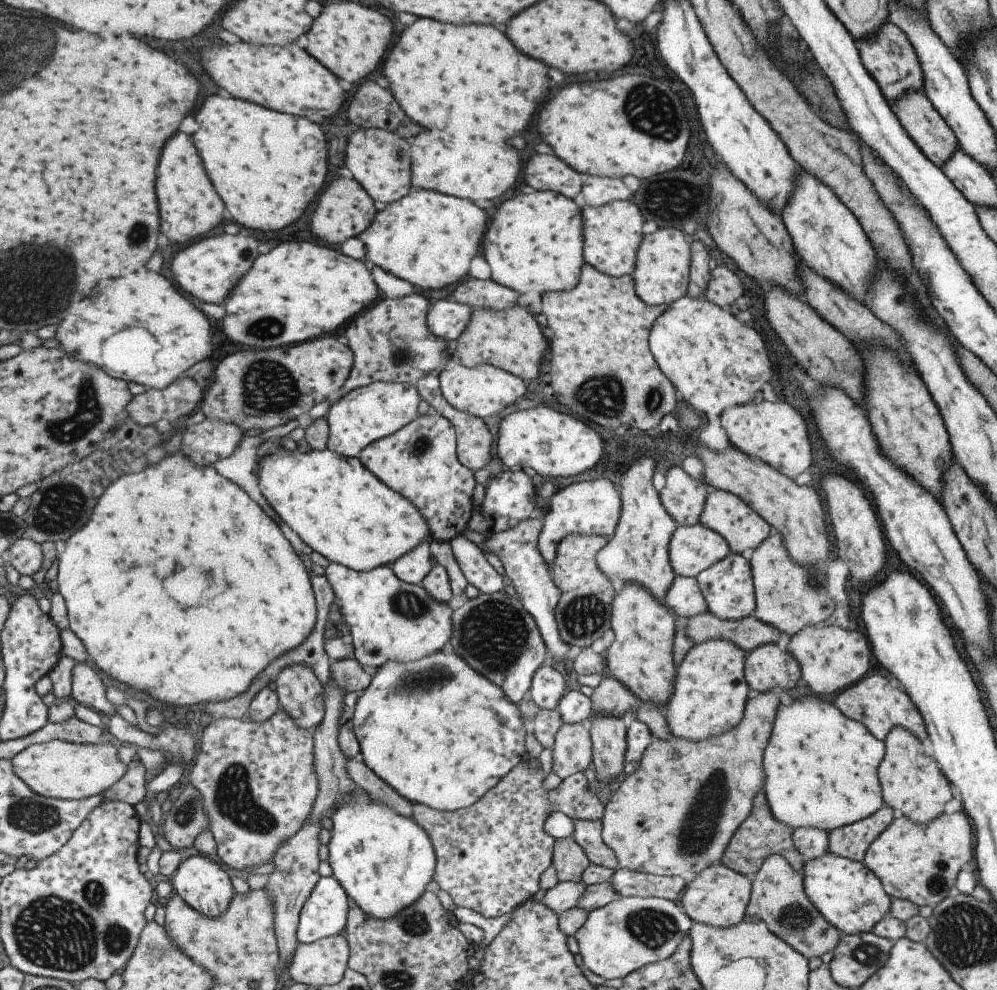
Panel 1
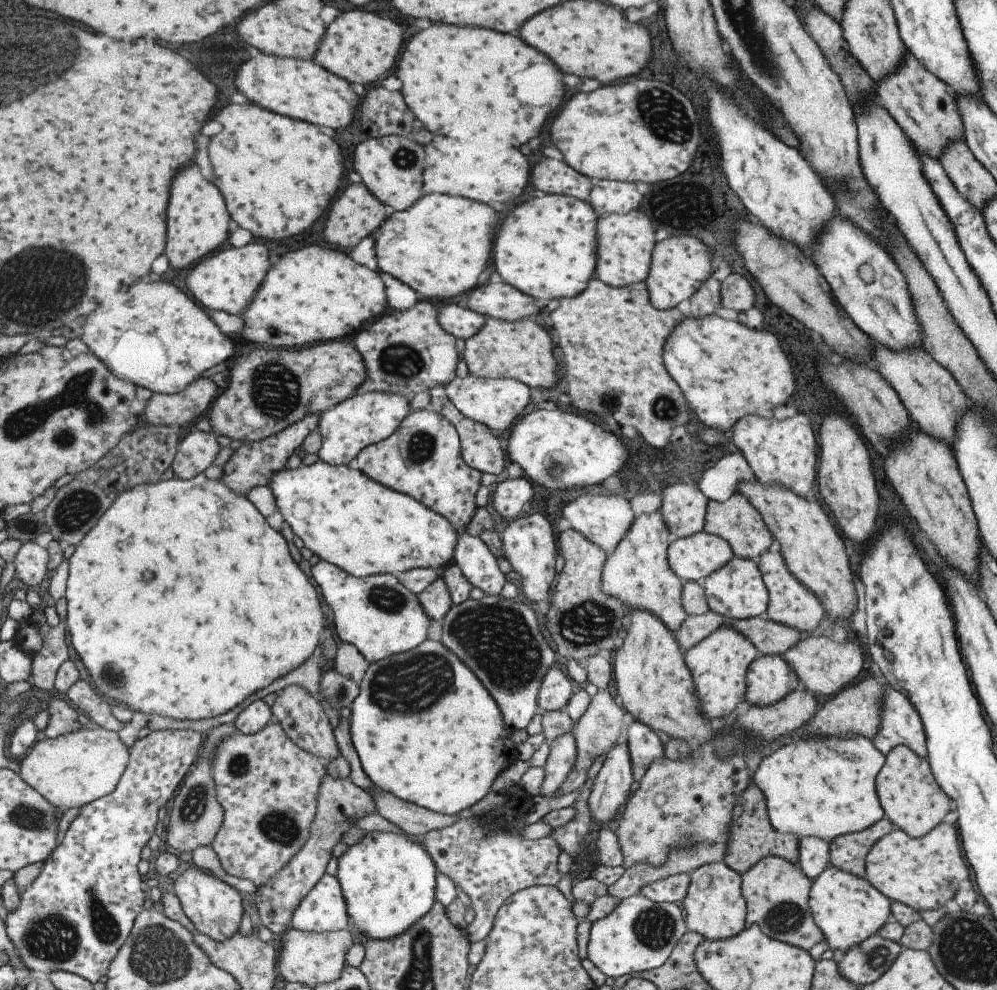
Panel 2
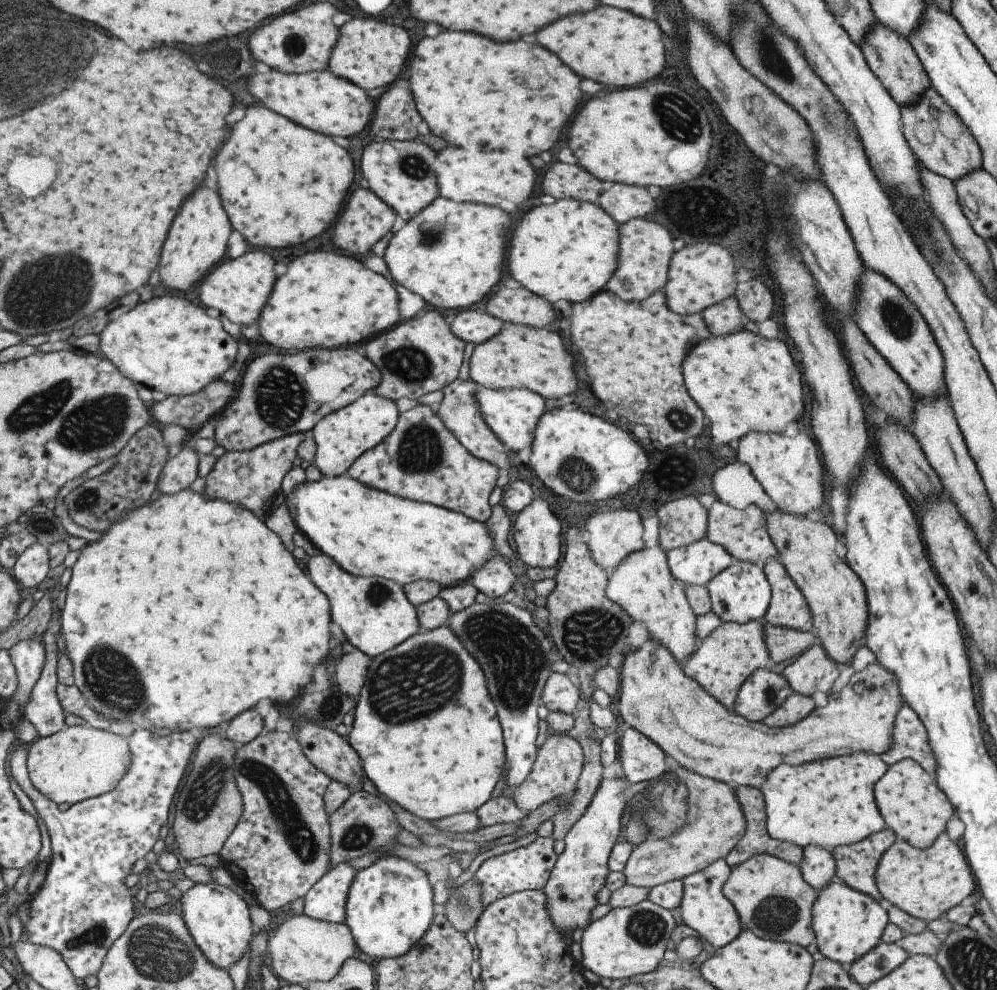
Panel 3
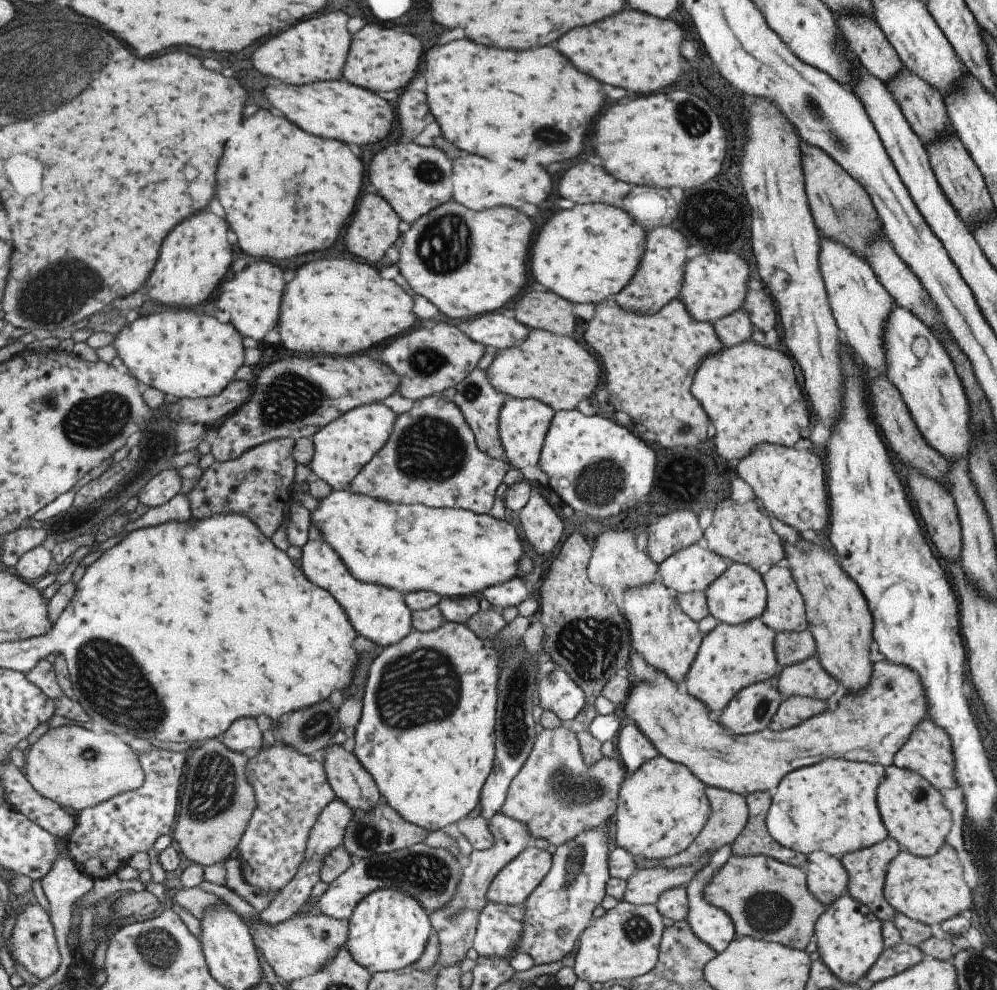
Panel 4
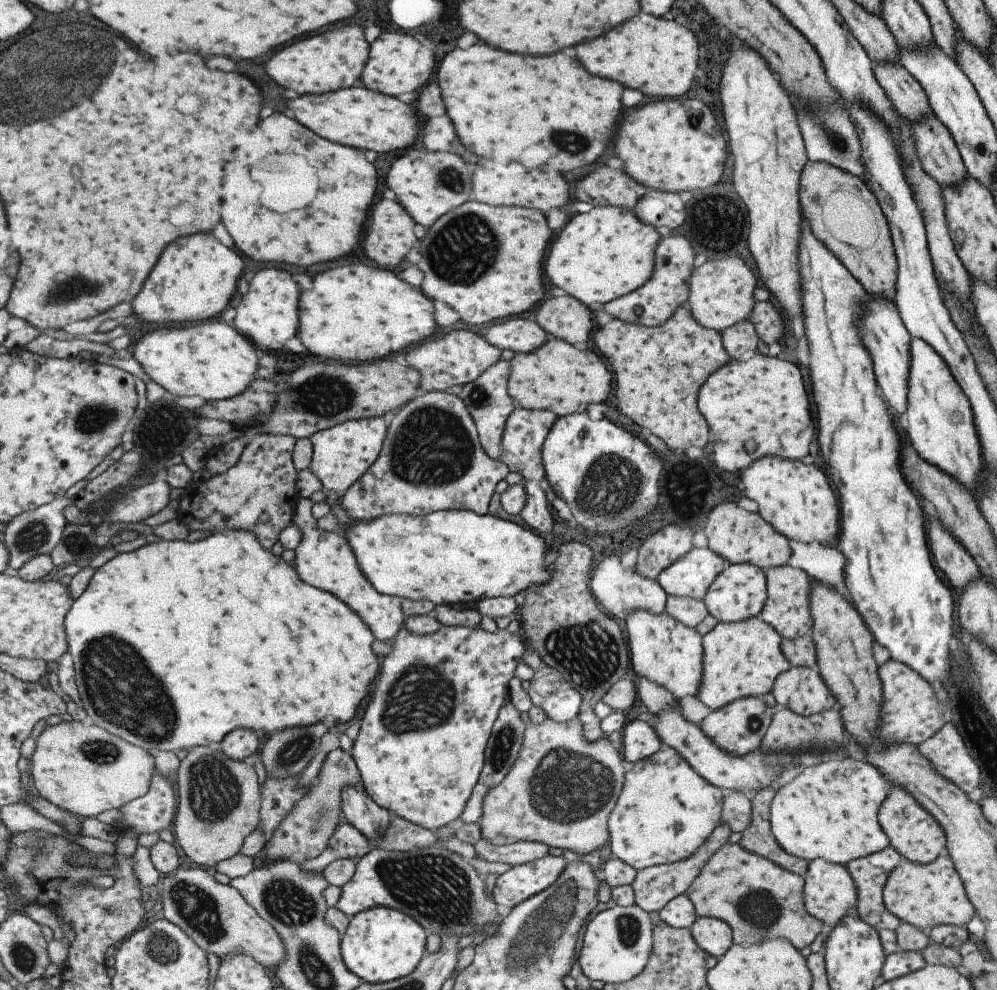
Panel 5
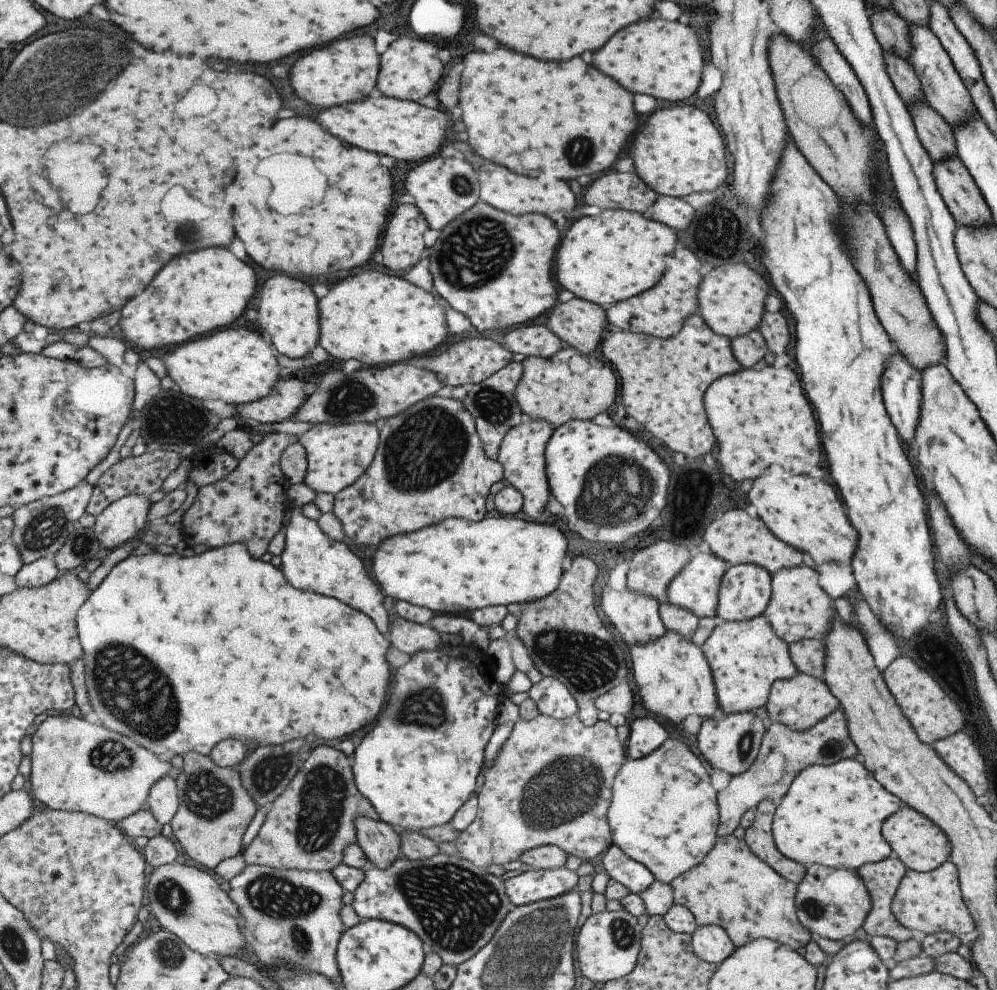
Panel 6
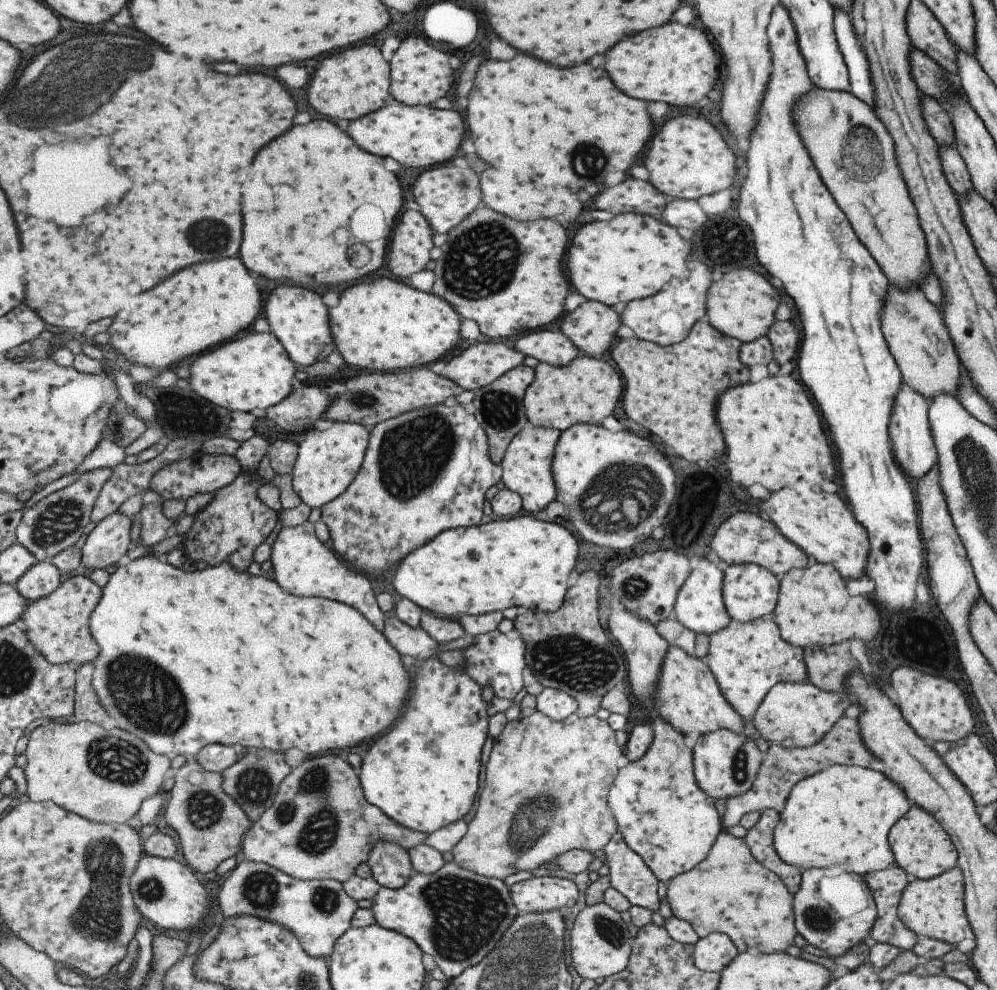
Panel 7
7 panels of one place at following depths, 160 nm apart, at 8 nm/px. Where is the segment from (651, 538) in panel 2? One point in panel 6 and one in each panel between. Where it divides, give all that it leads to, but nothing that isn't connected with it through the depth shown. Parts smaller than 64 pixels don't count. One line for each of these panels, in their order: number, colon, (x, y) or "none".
3: (641, 584)
4: (667, 640)
5: (668, 654)
6: (673, 679)

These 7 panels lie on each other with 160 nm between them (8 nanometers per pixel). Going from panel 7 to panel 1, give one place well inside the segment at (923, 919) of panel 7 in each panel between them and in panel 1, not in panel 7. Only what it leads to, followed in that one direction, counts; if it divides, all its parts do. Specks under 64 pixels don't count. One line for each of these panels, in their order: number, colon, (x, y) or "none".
1: (918, 863)
2: (923, 873)
3: (925, 883)
4: (930, 890)
5: (924, 896)
6: (926, 903)

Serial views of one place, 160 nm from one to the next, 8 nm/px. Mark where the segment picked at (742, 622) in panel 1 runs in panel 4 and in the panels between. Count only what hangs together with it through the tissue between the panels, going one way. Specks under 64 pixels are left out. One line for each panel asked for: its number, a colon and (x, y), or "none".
2: (767, 637)
3: (782, 643)
4: (793, 647)

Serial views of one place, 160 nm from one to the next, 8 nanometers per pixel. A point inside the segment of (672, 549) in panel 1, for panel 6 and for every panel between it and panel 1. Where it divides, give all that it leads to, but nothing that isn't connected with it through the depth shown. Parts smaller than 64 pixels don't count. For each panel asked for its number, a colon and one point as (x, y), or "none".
2: (691, 558)
3: (694, 564)
4: (692, 569)
5: (690, 575)
6: (695, 588)

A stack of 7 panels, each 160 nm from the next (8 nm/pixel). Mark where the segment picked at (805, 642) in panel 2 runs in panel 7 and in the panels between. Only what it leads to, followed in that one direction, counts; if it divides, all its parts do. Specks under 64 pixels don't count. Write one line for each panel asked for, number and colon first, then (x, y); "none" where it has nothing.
3: (813, 671)
4: (806, 678)
5: (800, 690)
6: (799, 702)
7: (798, 714)

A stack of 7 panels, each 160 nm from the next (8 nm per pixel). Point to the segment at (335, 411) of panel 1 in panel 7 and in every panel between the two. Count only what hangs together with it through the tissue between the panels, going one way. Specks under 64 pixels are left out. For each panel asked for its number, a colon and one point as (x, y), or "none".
2: (363, 419)
3: (340, 437)
4: (342, 447)
5: (341, 454)
6: (336, 455)
7: (327, 460)

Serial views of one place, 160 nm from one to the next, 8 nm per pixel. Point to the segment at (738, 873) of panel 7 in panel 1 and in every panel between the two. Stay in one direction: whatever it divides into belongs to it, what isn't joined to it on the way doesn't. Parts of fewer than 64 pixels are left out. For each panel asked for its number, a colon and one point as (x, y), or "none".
1: (777, 898)
2: (776, 894)
3: (771, 899)
4: (765, 899)
5: (757, 899)
6: (732, 888)

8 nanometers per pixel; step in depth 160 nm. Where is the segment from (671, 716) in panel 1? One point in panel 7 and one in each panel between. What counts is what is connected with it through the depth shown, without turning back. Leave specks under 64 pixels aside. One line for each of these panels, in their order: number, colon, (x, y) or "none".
2: (717, 665)
3: (727, 656)
4: (730, 657)
5: (741, 659)
6: (745, 657)
7: (746, 659)

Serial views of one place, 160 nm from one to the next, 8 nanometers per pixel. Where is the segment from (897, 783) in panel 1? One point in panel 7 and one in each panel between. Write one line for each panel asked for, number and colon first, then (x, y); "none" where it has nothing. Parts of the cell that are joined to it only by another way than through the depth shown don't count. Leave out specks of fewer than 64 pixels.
2: (911, 800)
3: (907, 797)
4: (910, 809)
5: (914, 834)
6: (921, 846)
7: (919, 844)

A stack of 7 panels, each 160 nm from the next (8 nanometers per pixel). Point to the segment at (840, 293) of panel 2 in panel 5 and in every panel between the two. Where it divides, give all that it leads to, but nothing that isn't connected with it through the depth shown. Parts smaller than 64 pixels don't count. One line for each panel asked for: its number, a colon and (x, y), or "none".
3: (895, 329)
4: (917, 364)
5: (940, 426)

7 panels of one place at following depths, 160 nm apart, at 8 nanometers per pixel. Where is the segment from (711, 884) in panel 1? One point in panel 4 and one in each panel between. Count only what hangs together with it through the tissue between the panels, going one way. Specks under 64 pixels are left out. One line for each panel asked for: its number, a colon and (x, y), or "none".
2: (714, 908)
3: (703, 908)
4: (710, 924)

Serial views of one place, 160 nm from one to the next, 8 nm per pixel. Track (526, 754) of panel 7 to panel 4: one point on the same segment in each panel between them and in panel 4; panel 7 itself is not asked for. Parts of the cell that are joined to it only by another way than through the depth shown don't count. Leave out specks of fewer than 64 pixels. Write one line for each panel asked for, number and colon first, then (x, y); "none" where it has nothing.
4: (550, 795)
5: (553, 794)
6: (550, 783)

